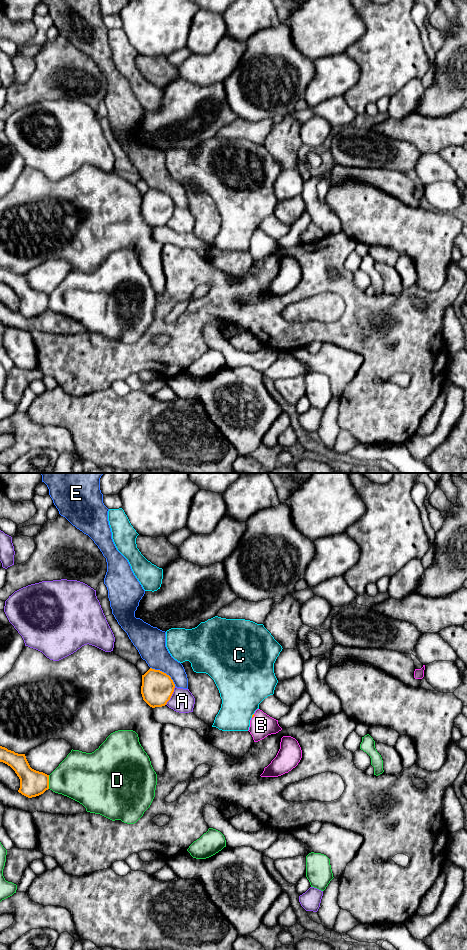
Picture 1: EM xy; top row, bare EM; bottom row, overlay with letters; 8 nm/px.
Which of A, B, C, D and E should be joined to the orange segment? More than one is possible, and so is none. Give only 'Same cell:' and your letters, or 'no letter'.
Same cell: B

